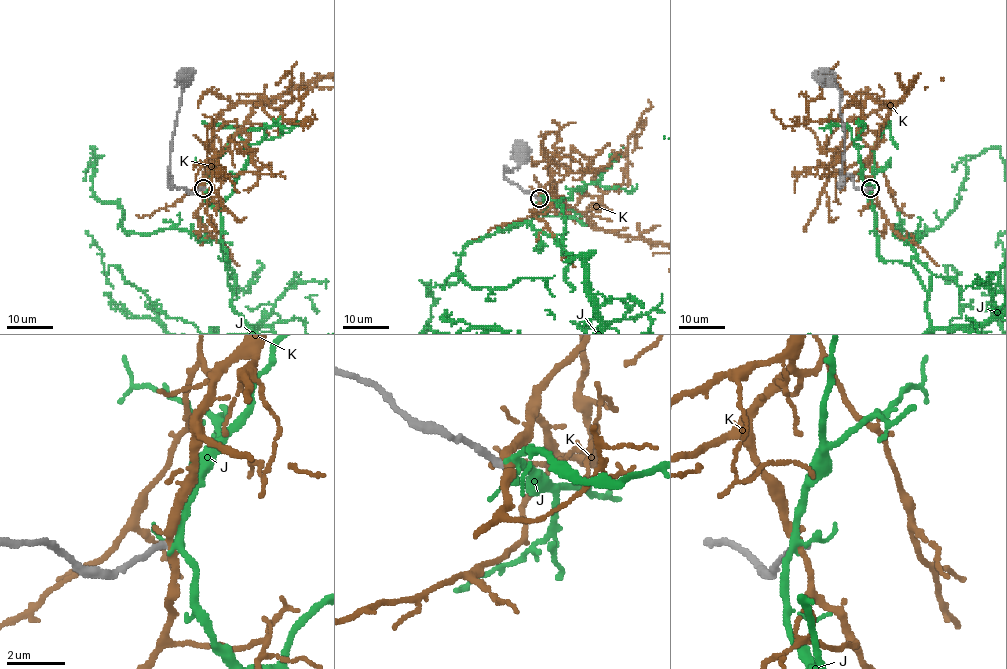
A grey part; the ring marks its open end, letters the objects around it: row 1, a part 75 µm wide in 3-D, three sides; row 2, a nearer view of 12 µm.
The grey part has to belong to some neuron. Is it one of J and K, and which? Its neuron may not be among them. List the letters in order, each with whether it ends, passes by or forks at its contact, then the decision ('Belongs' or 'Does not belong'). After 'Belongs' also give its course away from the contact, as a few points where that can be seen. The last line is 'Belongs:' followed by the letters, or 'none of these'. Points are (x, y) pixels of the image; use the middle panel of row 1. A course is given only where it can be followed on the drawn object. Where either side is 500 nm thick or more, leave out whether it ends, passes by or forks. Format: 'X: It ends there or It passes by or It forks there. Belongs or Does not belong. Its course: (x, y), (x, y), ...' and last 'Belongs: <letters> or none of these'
J: It forks there. Does not belong
K: It passes by. Does not belong
Belongs: none of these

